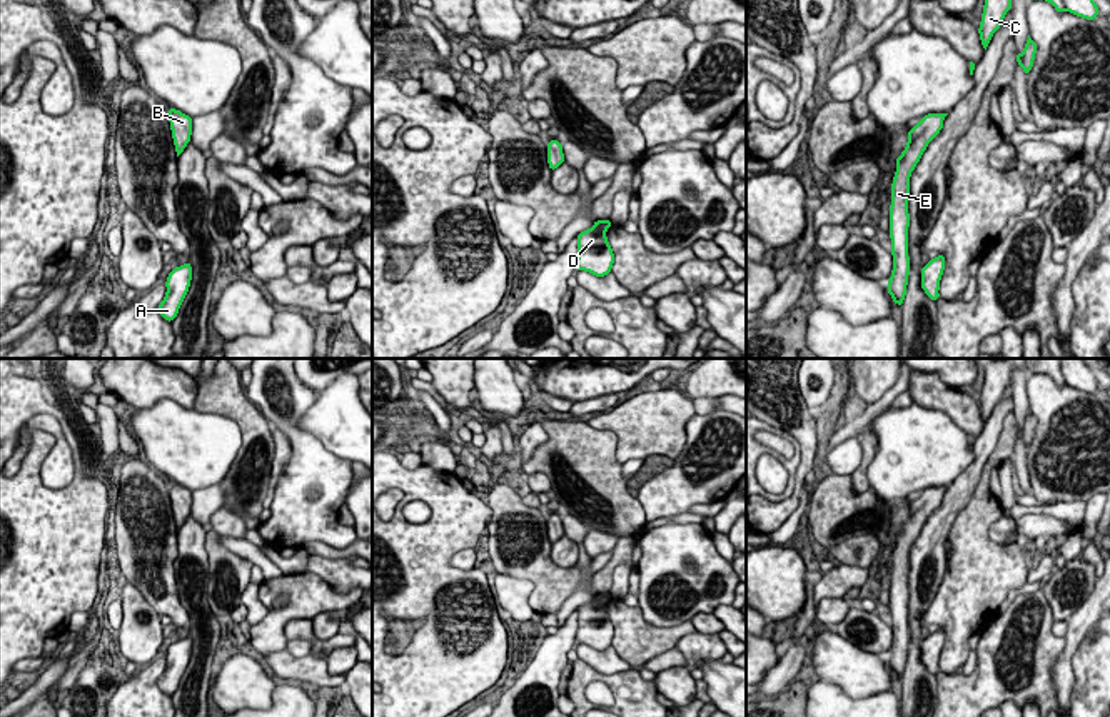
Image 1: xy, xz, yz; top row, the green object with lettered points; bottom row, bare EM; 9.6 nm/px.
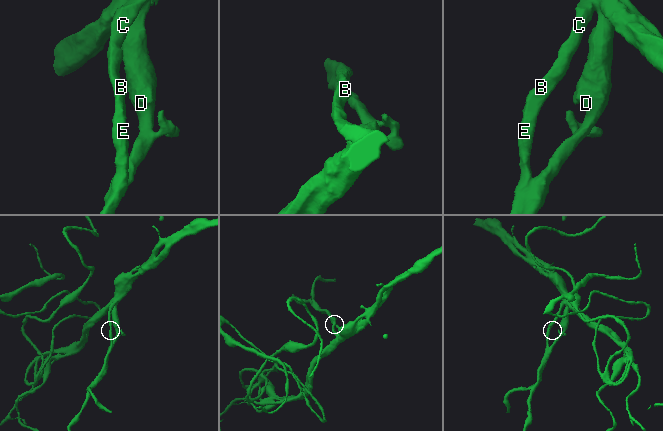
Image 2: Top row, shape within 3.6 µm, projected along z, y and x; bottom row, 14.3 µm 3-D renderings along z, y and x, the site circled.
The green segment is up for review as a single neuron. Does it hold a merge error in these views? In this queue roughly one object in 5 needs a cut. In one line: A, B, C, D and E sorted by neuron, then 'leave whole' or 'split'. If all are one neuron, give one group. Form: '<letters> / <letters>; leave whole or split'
A B C D E; leave whole

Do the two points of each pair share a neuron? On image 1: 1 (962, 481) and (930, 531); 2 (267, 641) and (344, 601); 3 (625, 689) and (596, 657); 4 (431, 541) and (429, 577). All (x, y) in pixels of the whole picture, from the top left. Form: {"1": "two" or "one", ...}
{"1": "one", "2": "one", "3": "two", "4": "one"}

